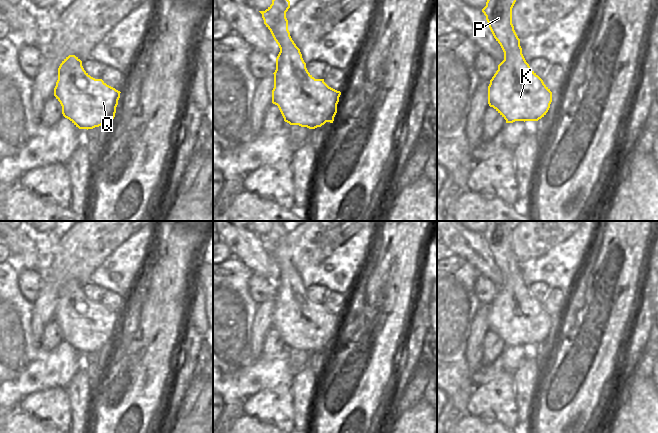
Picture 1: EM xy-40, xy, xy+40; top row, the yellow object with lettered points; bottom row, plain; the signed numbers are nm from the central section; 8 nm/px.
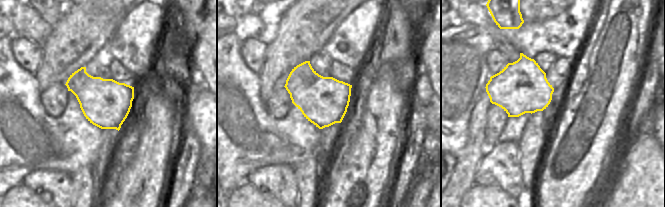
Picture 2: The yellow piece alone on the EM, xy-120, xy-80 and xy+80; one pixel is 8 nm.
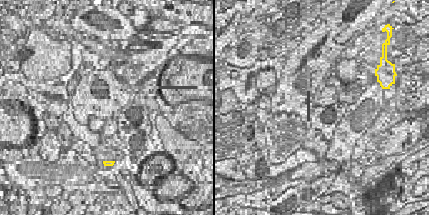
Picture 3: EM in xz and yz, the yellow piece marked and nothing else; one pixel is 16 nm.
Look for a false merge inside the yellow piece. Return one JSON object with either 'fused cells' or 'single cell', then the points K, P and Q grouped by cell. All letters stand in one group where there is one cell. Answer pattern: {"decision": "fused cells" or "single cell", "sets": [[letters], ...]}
{"decision": "single cell", "sets": [["K", "P", "Q"]]}

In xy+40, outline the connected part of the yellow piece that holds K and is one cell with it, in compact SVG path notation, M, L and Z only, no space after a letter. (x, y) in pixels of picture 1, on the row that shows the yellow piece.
M487 0L482 9L494 38L504 52L504 60L498 65L498 70L488 86L488 104L506 123L538 121L546 115L552 102L552 92L530 68L522 54L520 39L512 24L512 8L515 2L516 0Z

